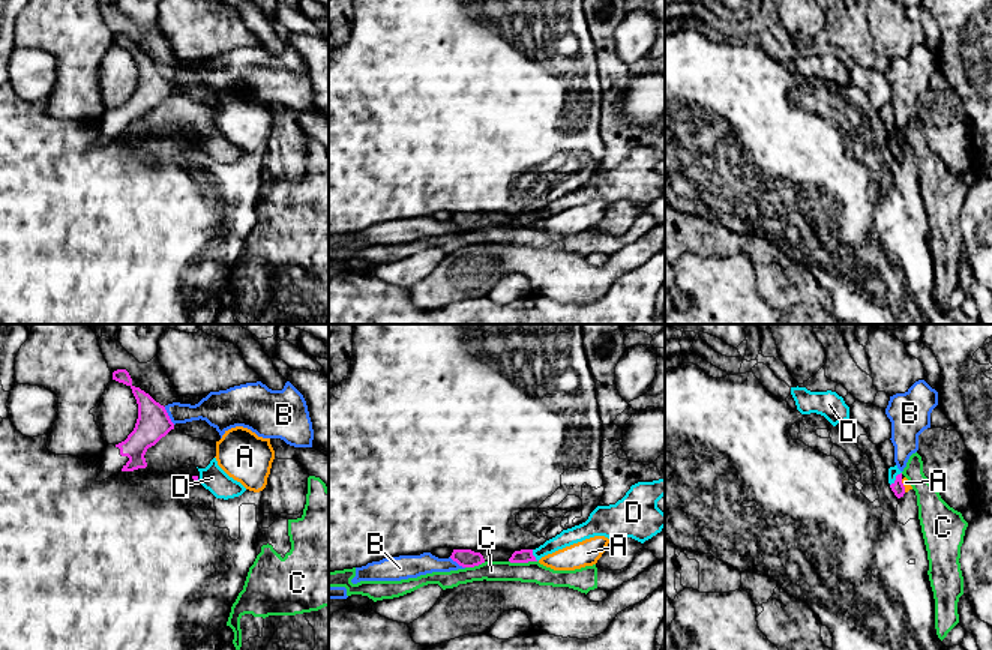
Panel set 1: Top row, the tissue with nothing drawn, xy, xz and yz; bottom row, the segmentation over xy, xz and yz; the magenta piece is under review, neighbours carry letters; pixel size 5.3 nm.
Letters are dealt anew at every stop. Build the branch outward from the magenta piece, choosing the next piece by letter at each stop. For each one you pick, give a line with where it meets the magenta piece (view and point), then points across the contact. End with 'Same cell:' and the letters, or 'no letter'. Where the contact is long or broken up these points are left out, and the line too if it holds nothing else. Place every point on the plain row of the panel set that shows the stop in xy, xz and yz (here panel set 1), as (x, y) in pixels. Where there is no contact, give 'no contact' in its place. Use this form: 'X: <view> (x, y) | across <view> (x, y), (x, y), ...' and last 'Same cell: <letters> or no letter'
D: yz (896, 143) | across yz (898, 152), (896, 143), (893, 135)
Same cell: D

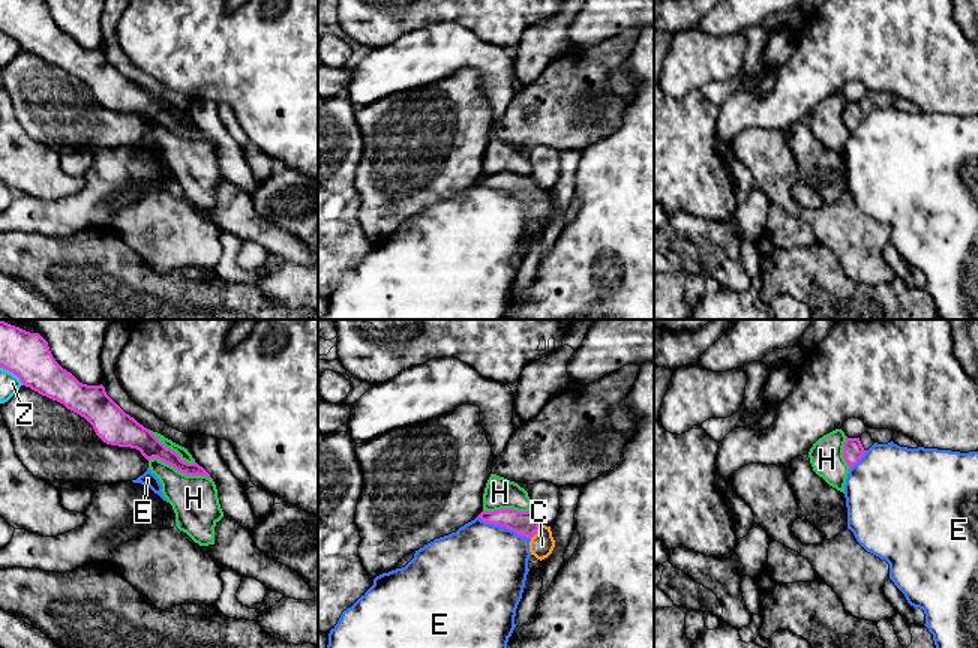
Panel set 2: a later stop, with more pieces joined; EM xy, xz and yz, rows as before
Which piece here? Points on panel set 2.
C: xz (536, 195) | across xz (524, 188), (536, 195), (542, 203), (542, 209)
Same cell: C

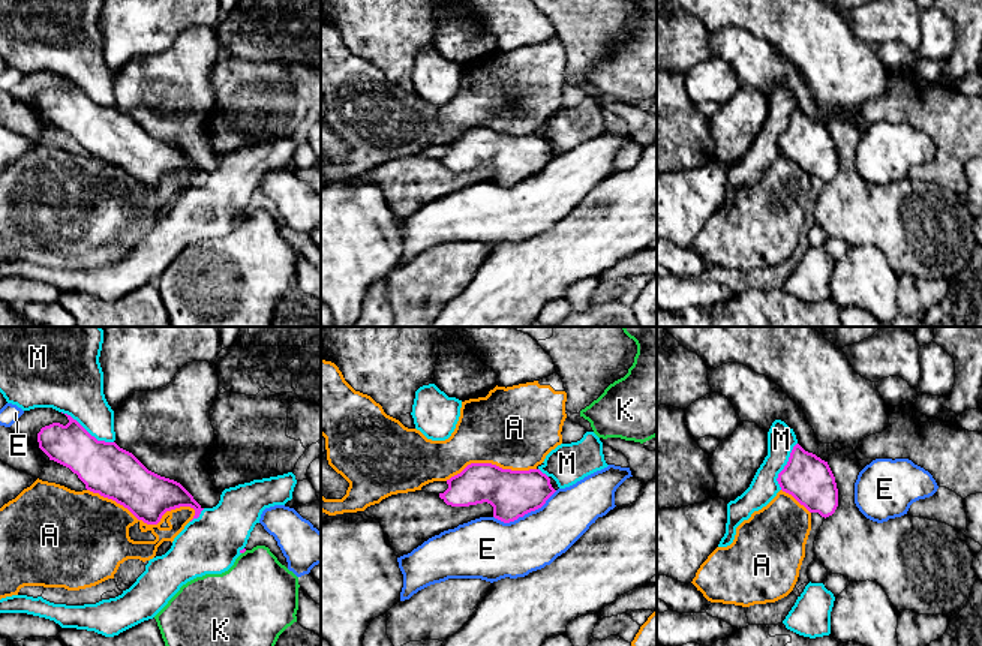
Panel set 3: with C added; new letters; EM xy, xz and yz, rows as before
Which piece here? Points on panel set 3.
Same cell: no letter

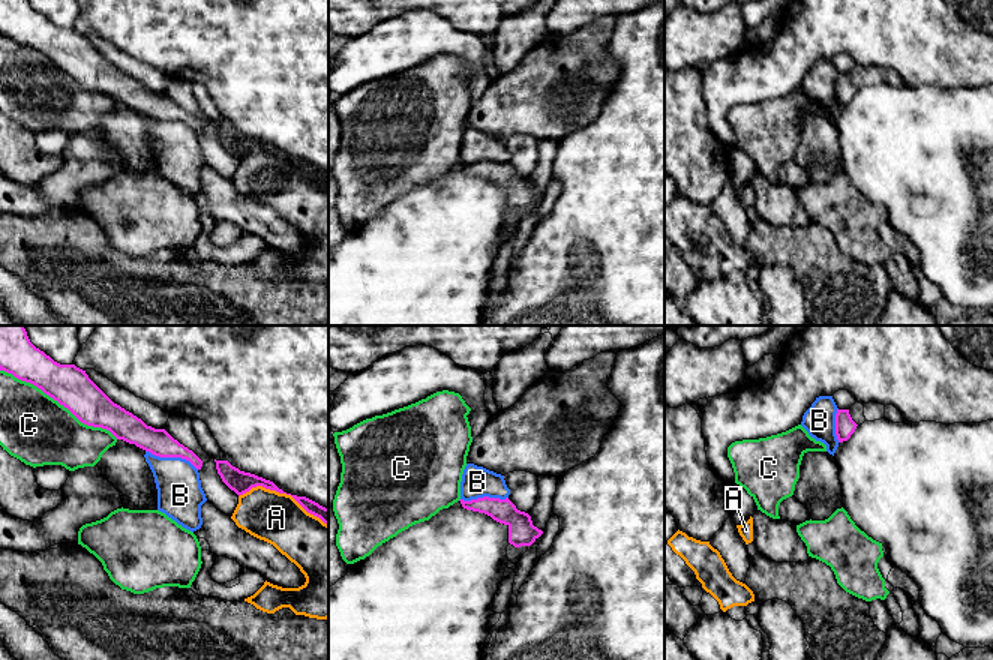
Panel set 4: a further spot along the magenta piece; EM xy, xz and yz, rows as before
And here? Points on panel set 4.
Same cell: no letter

